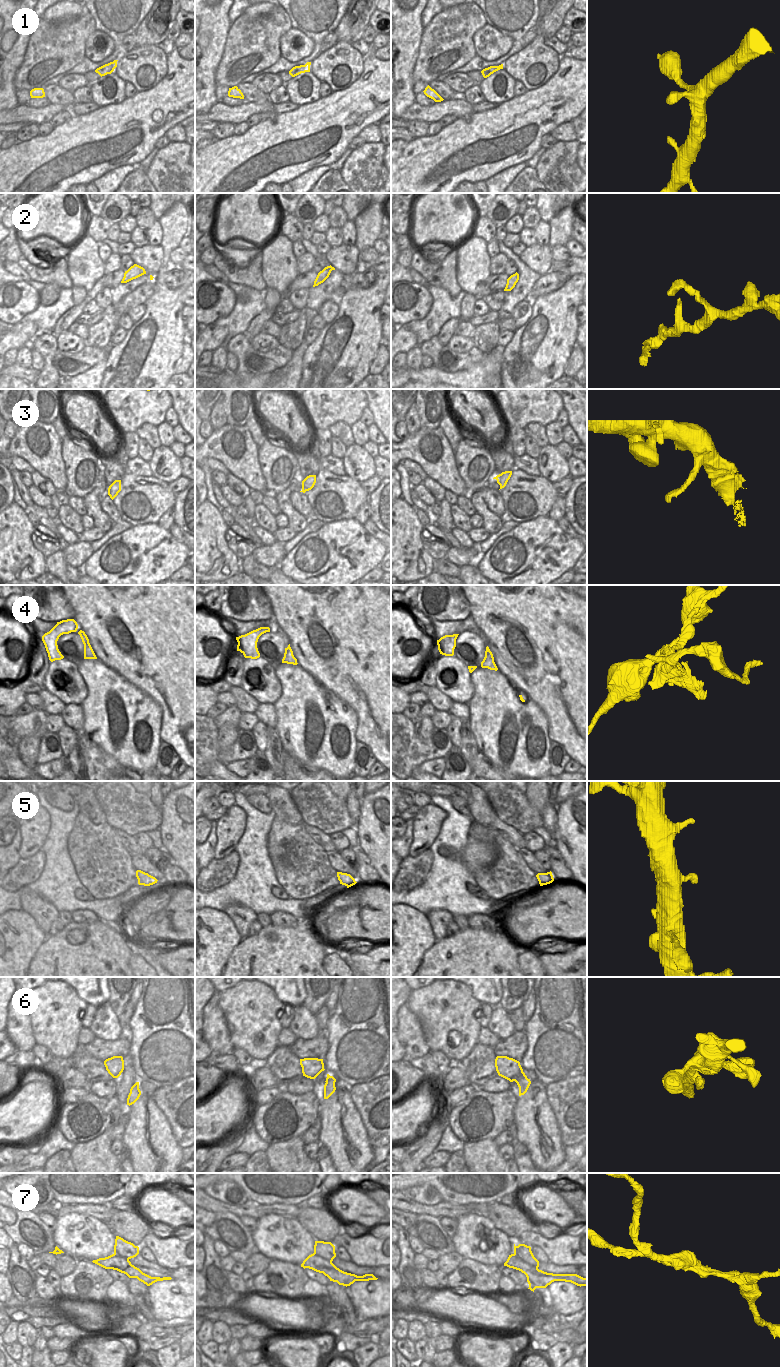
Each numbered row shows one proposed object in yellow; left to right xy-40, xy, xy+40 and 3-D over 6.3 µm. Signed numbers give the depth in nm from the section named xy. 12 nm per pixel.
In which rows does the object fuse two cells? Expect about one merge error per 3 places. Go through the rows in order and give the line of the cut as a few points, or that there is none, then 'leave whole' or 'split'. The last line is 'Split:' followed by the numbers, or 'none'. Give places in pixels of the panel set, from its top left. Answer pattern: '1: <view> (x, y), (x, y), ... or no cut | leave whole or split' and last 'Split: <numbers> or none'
1: no cut | leave whole
2: no cut | leave whole
3: no cut | leave whole
4: no cut | leave whole
5: no cut | leave whole
6: no cut | leave whole
7: xy+40 (514, 1253), (537, 1268) | split
Split: 7

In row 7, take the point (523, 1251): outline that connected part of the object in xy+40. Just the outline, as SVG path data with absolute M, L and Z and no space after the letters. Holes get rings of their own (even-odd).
M514 1244L514 1254L521 1258L524 1262L537 1268L539 1267L539 1261L534 1257L530 1246L525 1244L519 1244L516 1246Z

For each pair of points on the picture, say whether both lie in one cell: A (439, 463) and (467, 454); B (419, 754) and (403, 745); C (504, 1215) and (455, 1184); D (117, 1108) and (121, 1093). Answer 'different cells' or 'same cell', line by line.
A: different cells
B: different cells
C: different cells
D: different cells

